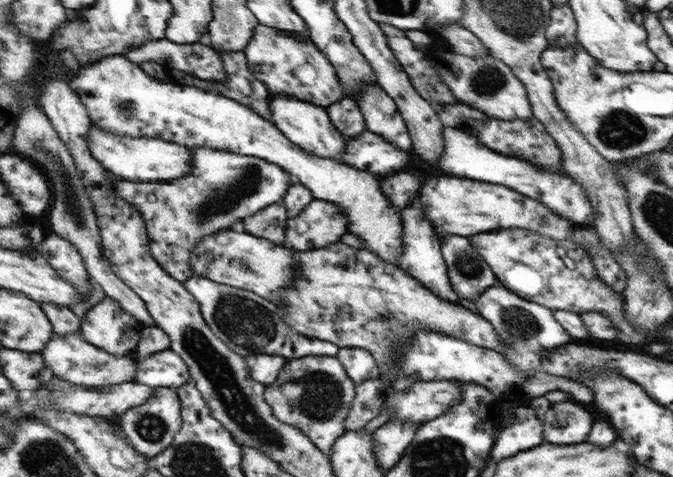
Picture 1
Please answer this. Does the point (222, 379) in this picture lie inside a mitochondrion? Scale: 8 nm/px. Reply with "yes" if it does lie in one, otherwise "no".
yes

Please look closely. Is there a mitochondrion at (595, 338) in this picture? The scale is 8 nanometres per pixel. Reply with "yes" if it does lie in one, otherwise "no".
no

